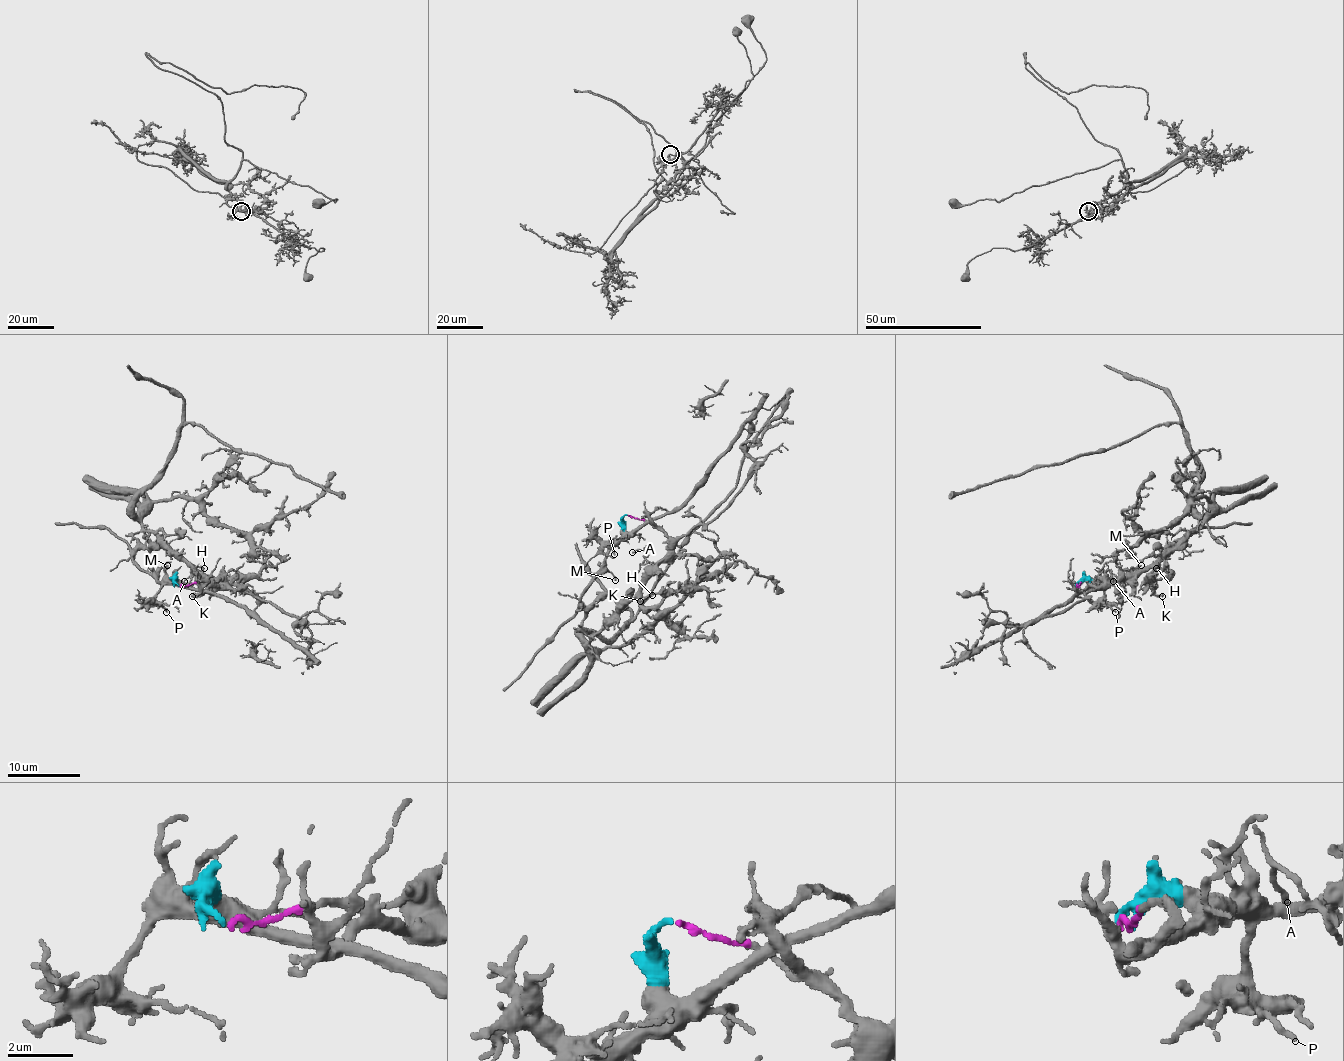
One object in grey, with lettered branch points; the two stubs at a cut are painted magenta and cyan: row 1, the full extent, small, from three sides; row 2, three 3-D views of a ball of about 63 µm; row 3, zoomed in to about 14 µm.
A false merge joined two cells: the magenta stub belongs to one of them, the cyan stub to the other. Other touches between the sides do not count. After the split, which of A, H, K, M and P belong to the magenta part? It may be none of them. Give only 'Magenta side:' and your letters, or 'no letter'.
Magenta side: A, H, K

